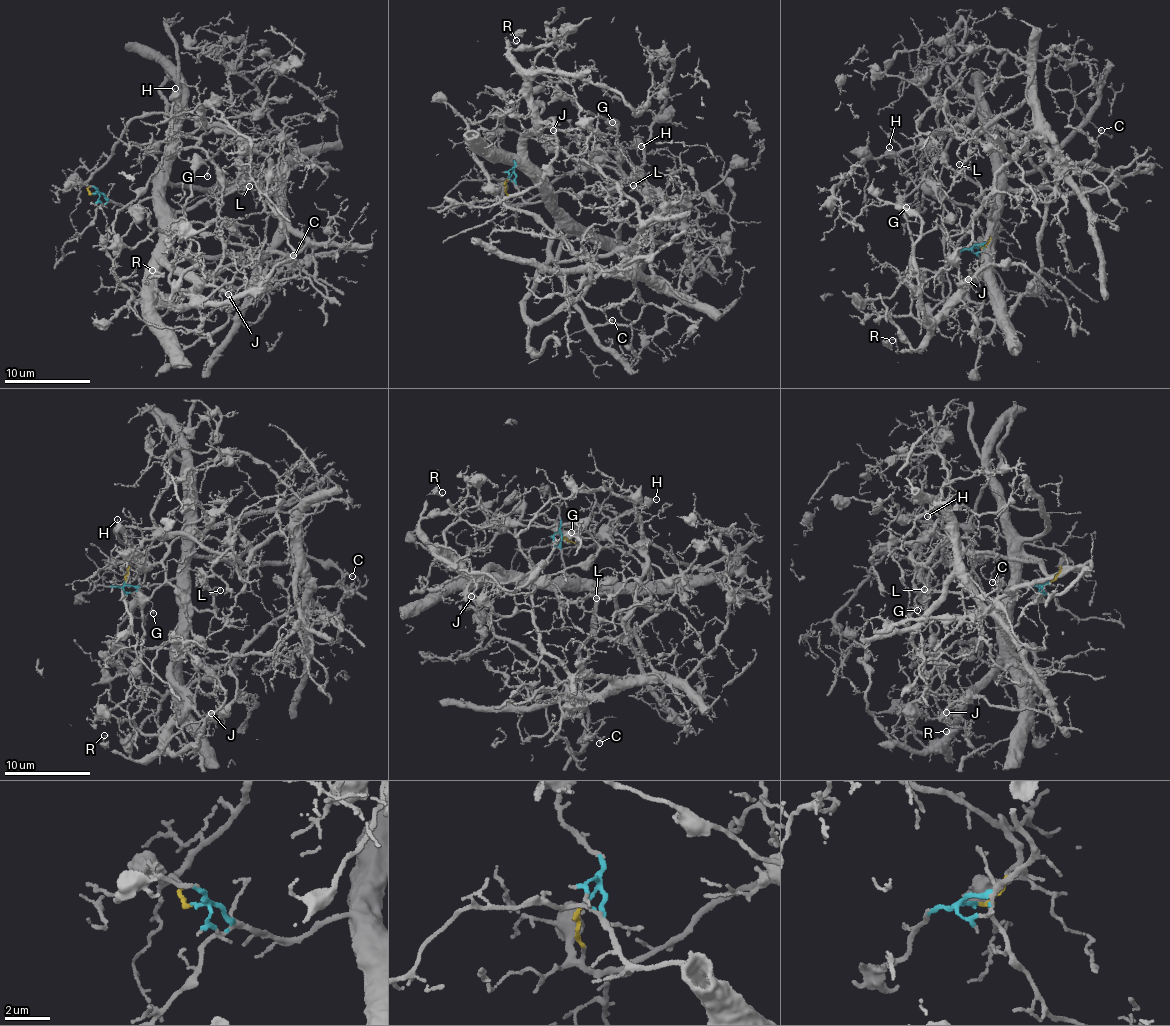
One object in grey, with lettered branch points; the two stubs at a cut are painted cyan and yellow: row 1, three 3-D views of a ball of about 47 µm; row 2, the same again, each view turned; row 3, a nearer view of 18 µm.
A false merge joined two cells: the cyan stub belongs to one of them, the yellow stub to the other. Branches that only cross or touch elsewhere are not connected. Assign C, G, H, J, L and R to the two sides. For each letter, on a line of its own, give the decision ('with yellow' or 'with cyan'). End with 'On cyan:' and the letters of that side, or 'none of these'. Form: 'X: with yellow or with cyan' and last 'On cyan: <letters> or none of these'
C: with cyan
G: with yellow
H: with yellow
J: with cyan
L: with cyan
R: with cyan
On cyan: C, J, L, R

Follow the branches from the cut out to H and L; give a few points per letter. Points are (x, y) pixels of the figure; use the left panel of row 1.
H: (93, 193), (87, 184), (110, 160), (132, 118), (155, 112), (196, 122), (173, 109), (175, 87)
L: (93, 193), (116, 205), (153, 200), (179, 220), (205, 223), (217, 216), (219, 199), (239, 184), (249, 186)

